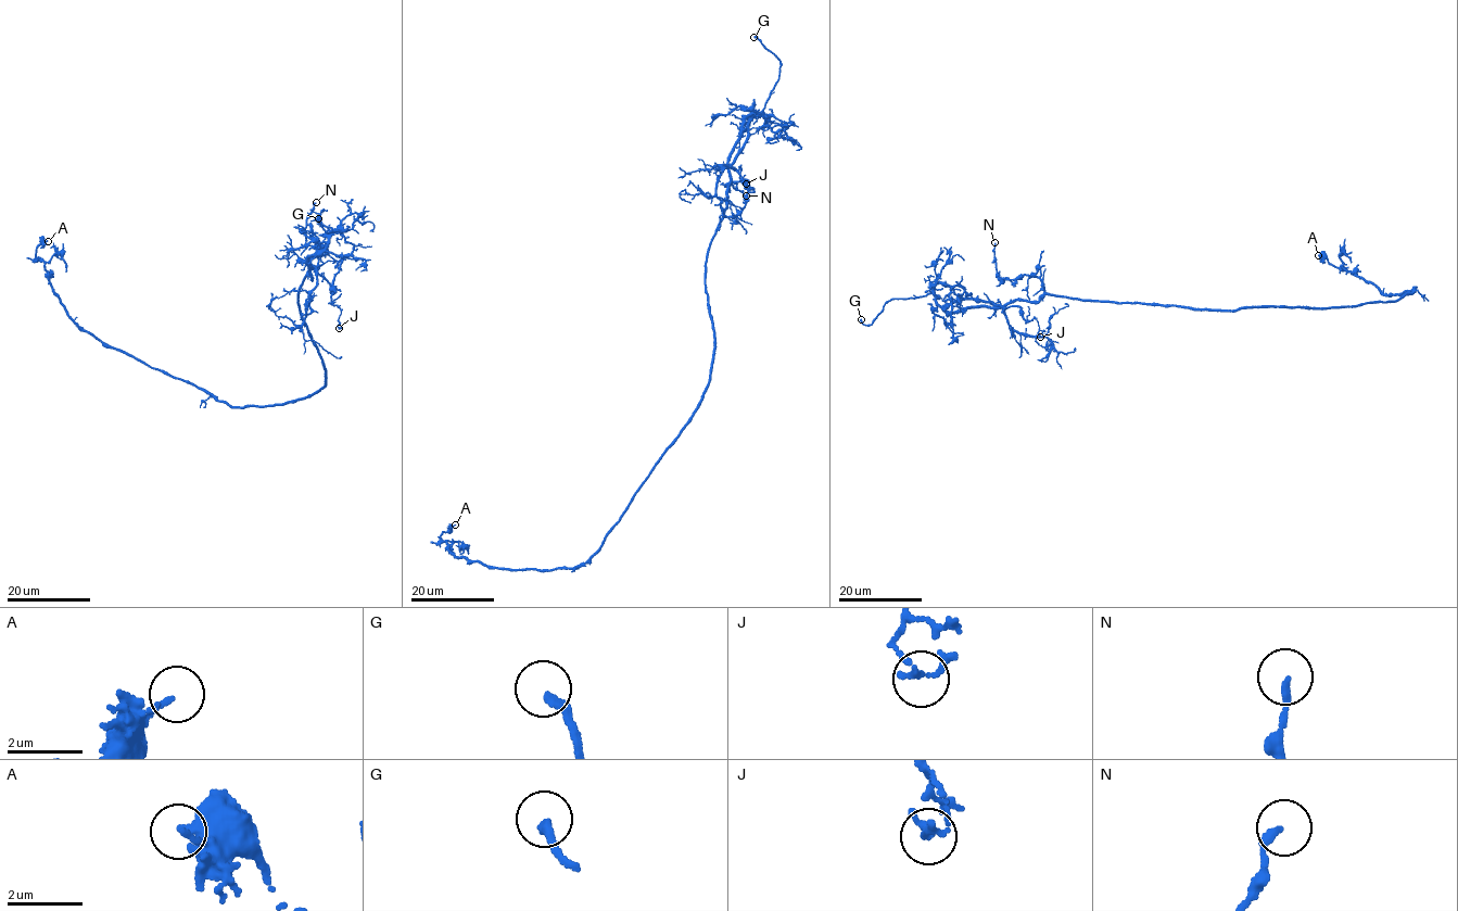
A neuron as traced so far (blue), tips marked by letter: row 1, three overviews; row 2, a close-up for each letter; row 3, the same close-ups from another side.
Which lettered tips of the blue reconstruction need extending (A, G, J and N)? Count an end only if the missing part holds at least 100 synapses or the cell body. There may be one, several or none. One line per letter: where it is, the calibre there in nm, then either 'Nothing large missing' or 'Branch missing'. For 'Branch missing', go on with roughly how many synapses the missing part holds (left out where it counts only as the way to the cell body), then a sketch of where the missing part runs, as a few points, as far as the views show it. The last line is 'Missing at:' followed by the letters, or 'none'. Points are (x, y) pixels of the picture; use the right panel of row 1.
A: Place: (1318, 255). Thickness 120 nm. Nothing large missing
G: Place: (861, 319). Thickness 240 nm. Branch missing. Course of what is missing: (861, 319), (858, 336), (852, 340), (862, 359), (865, 380)
J: Place: (1040, 337). Thickness 130 nm. Nothing large missing
N: Place: (994, 242). Thickness 180 nm. Nothing large missing
Missing at: G

